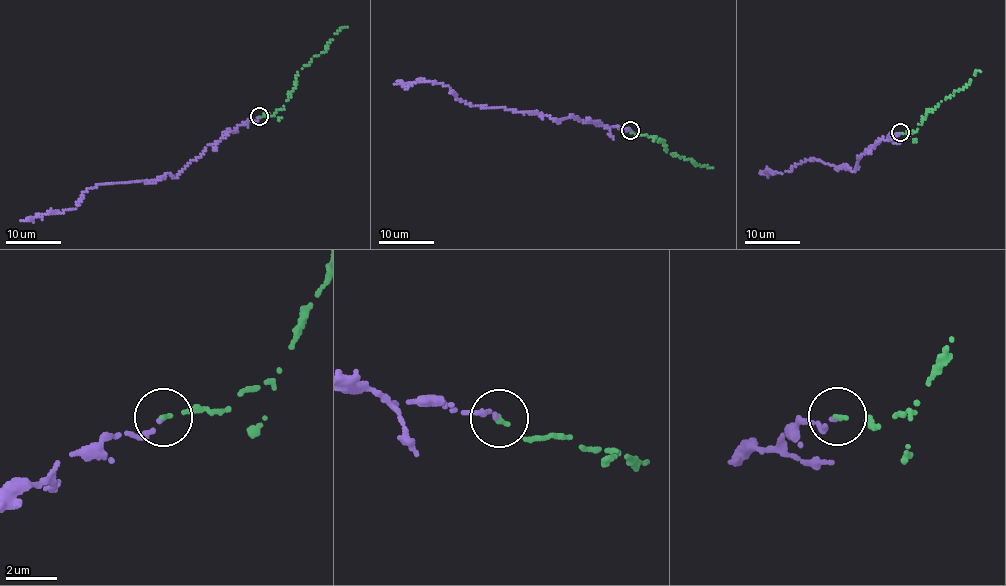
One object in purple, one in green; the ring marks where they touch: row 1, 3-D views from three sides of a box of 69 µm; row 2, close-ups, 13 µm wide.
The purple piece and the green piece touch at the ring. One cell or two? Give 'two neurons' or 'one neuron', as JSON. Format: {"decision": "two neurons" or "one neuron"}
{"decision": "one neuron"}

